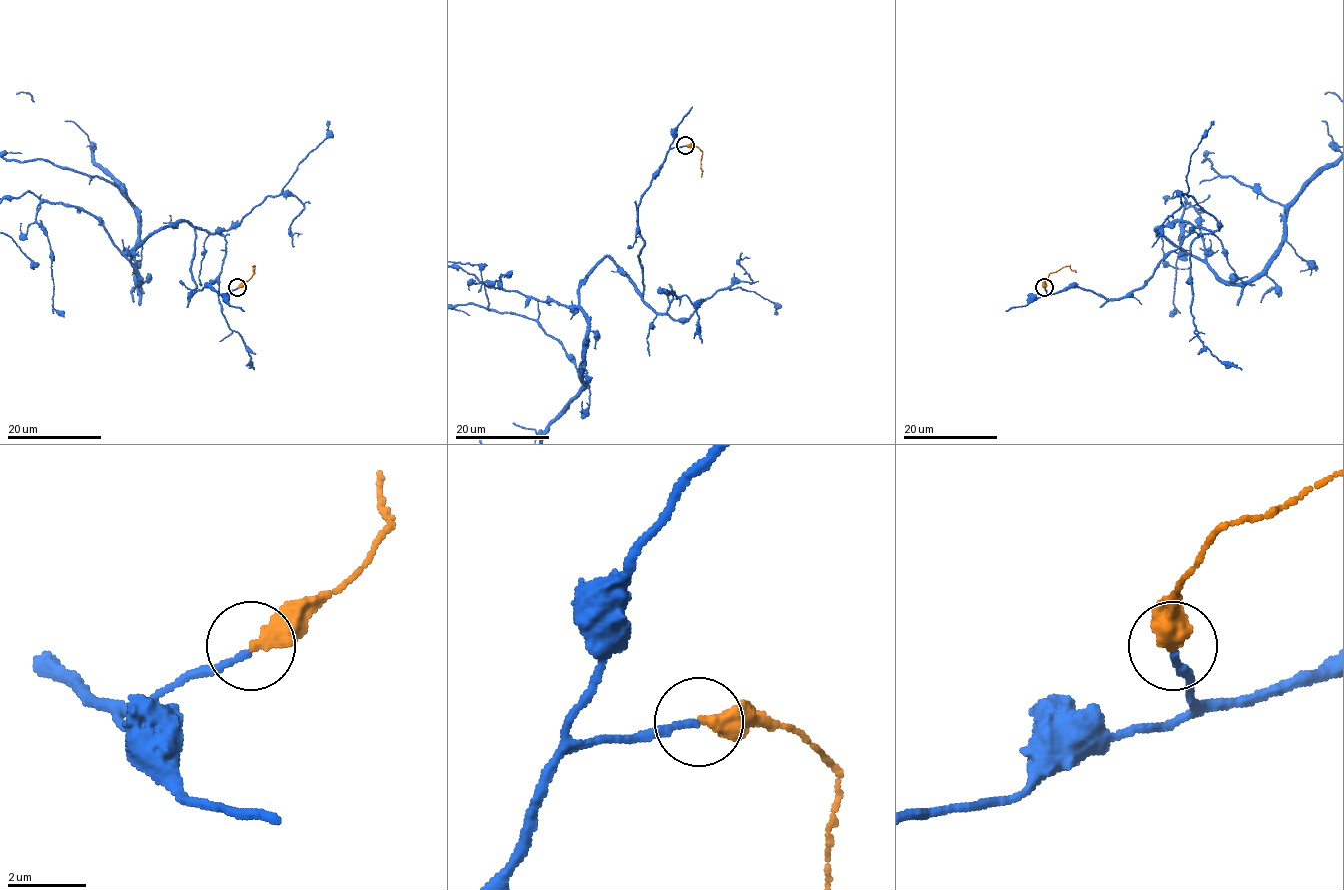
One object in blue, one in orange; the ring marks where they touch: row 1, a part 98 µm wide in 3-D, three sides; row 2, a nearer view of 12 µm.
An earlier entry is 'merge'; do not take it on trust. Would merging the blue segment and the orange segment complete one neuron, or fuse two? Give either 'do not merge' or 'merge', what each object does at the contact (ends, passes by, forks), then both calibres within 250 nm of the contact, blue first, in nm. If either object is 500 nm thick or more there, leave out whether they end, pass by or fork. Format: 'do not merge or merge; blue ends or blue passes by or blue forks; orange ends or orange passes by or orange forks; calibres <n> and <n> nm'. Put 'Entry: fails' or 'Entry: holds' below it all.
do not merge; blue ends; orange ends; calibres 170 and 460 nm
Entry: fails

